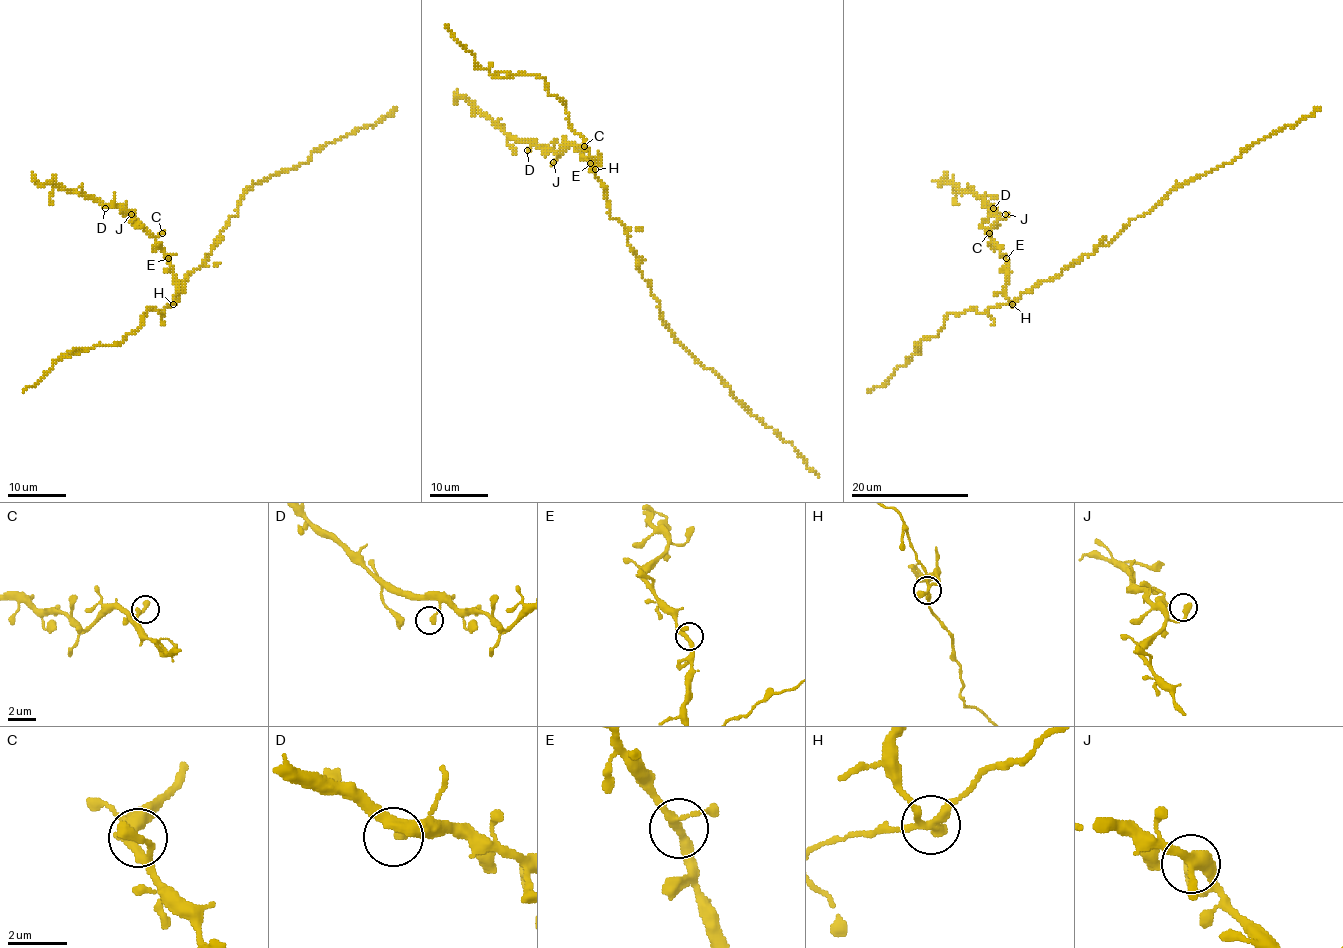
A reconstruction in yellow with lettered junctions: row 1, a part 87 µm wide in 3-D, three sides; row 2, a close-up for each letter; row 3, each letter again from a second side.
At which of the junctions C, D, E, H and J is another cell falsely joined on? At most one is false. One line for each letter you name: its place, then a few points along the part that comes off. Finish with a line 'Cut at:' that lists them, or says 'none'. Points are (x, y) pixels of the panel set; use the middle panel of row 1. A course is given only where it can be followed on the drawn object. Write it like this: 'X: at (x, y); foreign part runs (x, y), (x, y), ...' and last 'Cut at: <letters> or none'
Cut at: none

